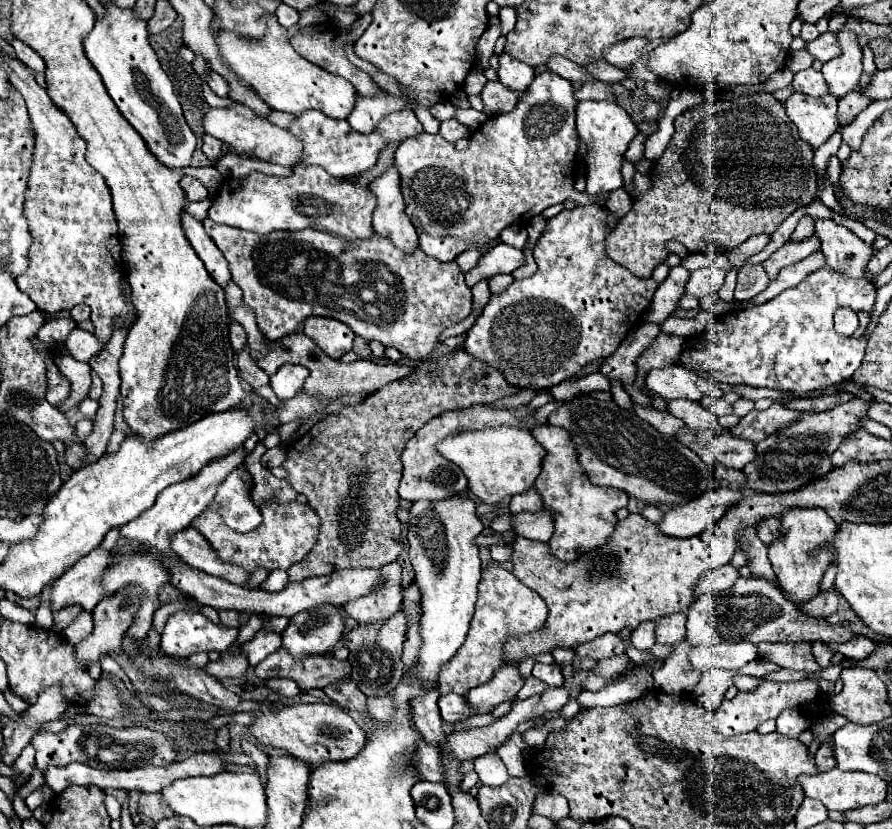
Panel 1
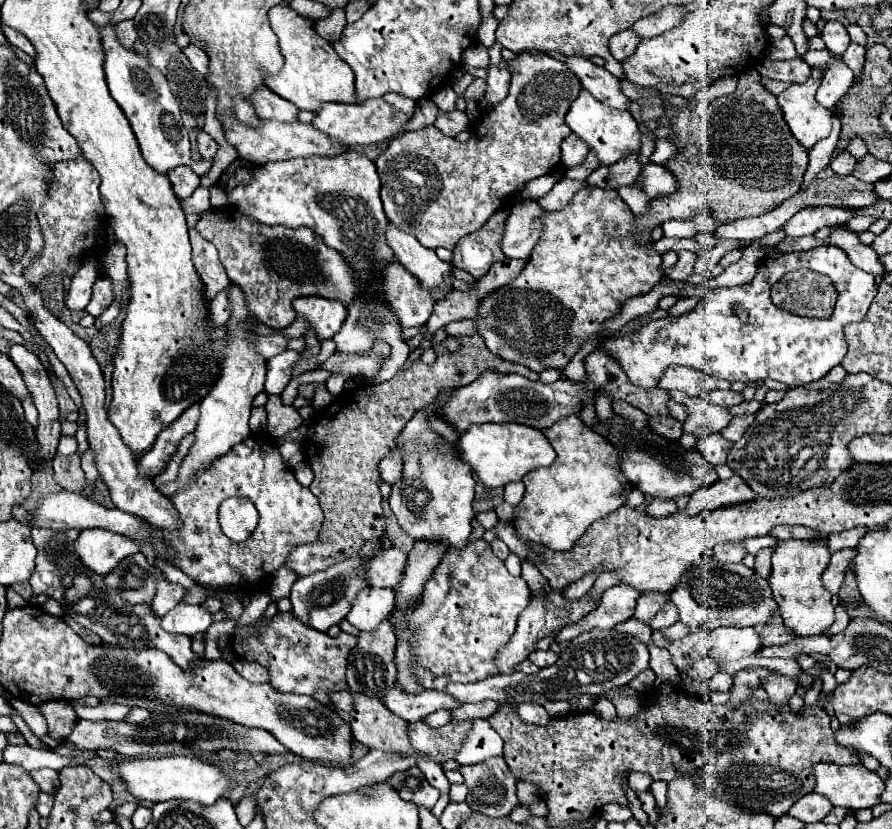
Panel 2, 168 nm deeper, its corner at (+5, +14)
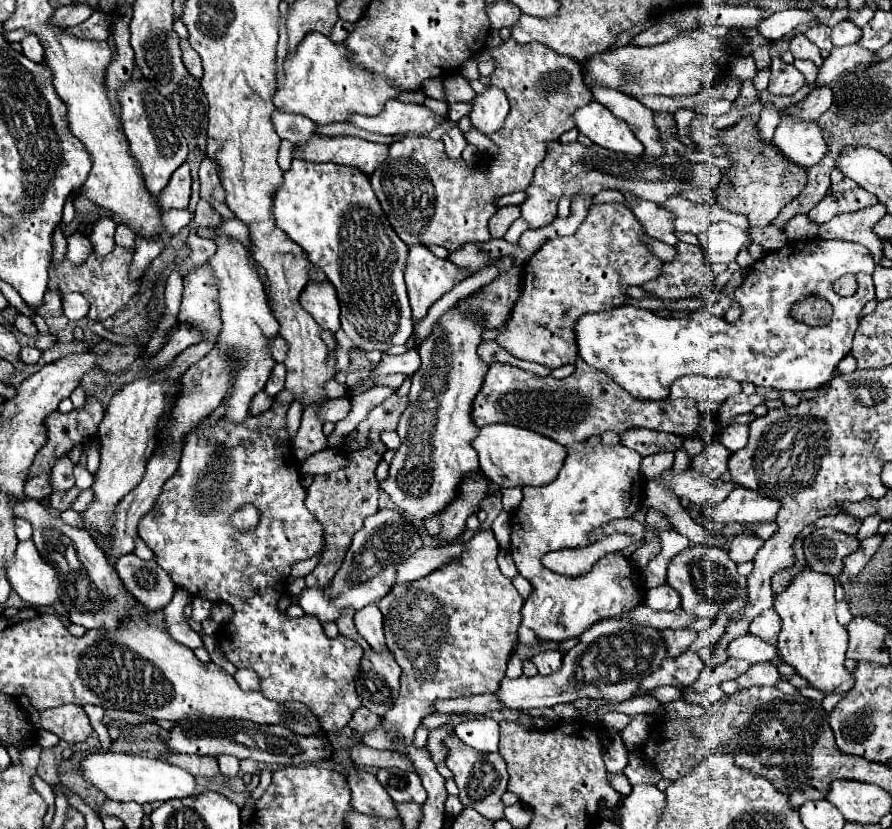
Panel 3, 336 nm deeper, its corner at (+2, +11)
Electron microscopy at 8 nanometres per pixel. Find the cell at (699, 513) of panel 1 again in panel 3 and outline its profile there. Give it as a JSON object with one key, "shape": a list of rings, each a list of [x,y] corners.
{"shape":[[[736,487],[726,501],[722,501],[718,507],[712,509],[712,519],[718,523],[734,523],[734,521],[774,523],[778,509],[780,509],[778,501]]]}

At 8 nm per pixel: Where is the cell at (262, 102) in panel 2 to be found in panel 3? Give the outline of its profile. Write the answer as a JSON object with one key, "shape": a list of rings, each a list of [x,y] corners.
{"shape":[[[280,109],[272,113],[272,123],[276,127],[278,137],[288,139],[294,145],[304,145],[316,133],[316,123],[302,115],[290,115]]]}

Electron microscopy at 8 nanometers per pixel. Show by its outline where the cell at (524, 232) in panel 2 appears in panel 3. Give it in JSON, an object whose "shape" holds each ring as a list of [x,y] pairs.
{"shape":[[[548,143],[546,157],[534,169],[534,179],[526,189],[526,199],[520,205],[522,217],[530,223],[532,229],[544,227],[554,221],[556,205],[562,195],[568,197],[590,197],[600,193],[602,189],[614,189],[620,193],[632,193],[638,199],[654,201],[662,205],[666,197],[680,195],[690,189],[706,189],[716,191],[722,181],[722,171],[712,163],[692,163],[680,155],[662,155],[662,157],[646,157],[646,155],[622,155],[608,151],[604,147],[592,145],[584,147],[582,143]]]}

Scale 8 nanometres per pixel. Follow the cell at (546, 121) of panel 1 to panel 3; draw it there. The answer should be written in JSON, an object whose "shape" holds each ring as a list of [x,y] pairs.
{"shape":[[[512,37],[504,41],[500,47],[490,49],[492,57],[496,59],[496,69],[490,75],[490,85],[502,89],[510,101],[510,113],[506,117],[504,127],[498,133],[492,133],[490,139],[498,147],[498,155],[480,161],[450,161],[444,153],[442,141],[434,141],[430,137],[418,135],[418,137],[402,137],[400,141],[390,145],[390,155],[388,159],[374,171],[374,177],[370,175],[370,183],[374,185],[374,193],[398,233],[398,237],[408,243],[408,245],[440,245],[448,249],[450,253],[462,247],[464,243],[476,243],[476,241],[488,241],[488,221],[496,213],[494,207],[494,197],[514,193],[514,191],[524,191],[532,177],[536,165],[544,159],[546,153],[546,143],[548,141],[558,141],[558,137],[574,127],[574,111],[582,105],[588,105],[592,101],[592,93],[584,83],[582,77],[582,67],[576,59],[564,57],[556,53],[554,49],[550,51],[542,43],[526,43],[520,45]]]}

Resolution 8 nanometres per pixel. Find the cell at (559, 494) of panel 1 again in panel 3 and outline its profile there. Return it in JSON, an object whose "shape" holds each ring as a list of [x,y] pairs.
{"shape":[[[576,443],[568,447],[568,457],[564,461],[564,467],[560,469],[558,477],[552,483],[542,487],[522,487],[524,499],[512,515],[510,553],[520,575],[532,583],[532,593],[522,607],[522,625],[530,627],[538,639],[564,641],[564,639],[580,637],[596,621],[606,617],[620,617],[628,613],[628,609],[634,609],[644,603],[646,589],[642,585],[642,579],[638,579],[640,571],[634,565],[630,565],[630,561],[620,553],[604,555],[592,565],[592,569],[586,575],[578,575],[578,577],[558,575],[542,565],[542,555],[546,555],[548,551],[588,547],[586,541],[590,541],[590,533],[594,533],[598,525],[606,525],[618,517],[632,517],[638,511],[638,507],[642,505],[642,487],[644,487],[640,461],[642,457],[624,445],[606,447],[600,443],[598,447],[590,449],[586,443]]]}

